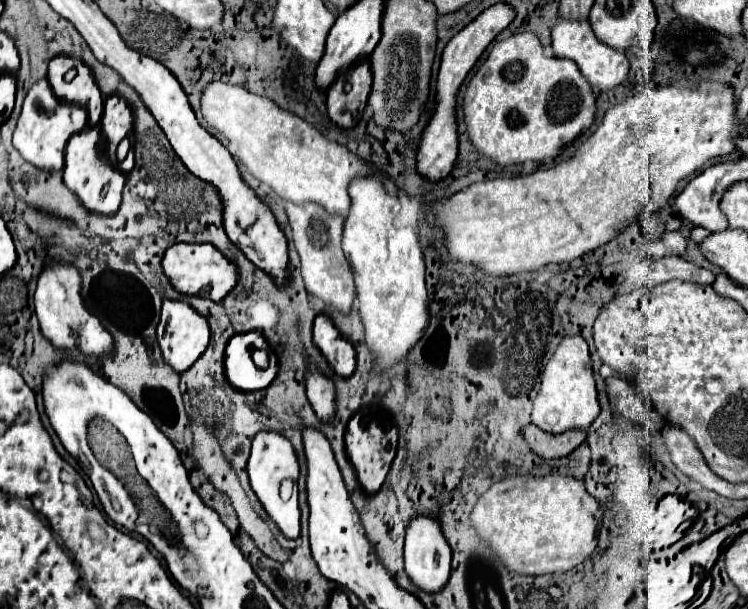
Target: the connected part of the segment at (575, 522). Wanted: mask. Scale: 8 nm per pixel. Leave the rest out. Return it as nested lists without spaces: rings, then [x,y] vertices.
[[[509,476],[495,482],[475,504],[471,522],[481,538],[485,538],[497,558],[513,572],[519,574],[549,574],[567,572],[587,560],[597,546],[597,528],[603,520],[599,502],[585,490],[583,480],[571,476]]]

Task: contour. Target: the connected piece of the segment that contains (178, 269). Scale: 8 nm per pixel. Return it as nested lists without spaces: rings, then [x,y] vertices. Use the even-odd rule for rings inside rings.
[[[173,244],[163,258],[163,272],[171,280],[173,288],[181,294],[193,294],[203,296],[215,302],[221,302],[233,288],[239,278],[239,272],[235,266],[231,266],[231,260],[223,258],[215,246],[209,244]]]

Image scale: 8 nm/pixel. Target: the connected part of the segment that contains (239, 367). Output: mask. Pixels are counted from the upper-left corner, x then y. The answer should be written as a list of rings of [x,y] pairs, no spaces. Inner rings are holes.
[[[245,332],[245,334],[235,334],[225,350],[225,374],[227,380],[237,388],[237,390],[261,390],[267,388],[275,374],[279,372],[277,360],[271,360],[271,366],[267,370],[255,368],[251,360],[253,348],[259,344],[259,348],[269,350],[267,340],[263,338],[261,332]]]

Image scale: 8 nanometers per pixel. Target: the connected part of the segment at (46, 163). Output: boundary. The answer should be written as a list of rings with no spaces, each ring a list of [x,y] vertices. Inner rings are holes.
[[[41,78],[29,88],[25,96],[21,116],[13,132],[13,146],[33,166],[39,166],[43,170],[61,170],[65,166],[65,146],[69,138],[75,132],[81,132],[85,126],[87,126],[87,108],[71,102],[61,102],[59,98],[55,98],[55,92],[51,90],[47,78]]]

